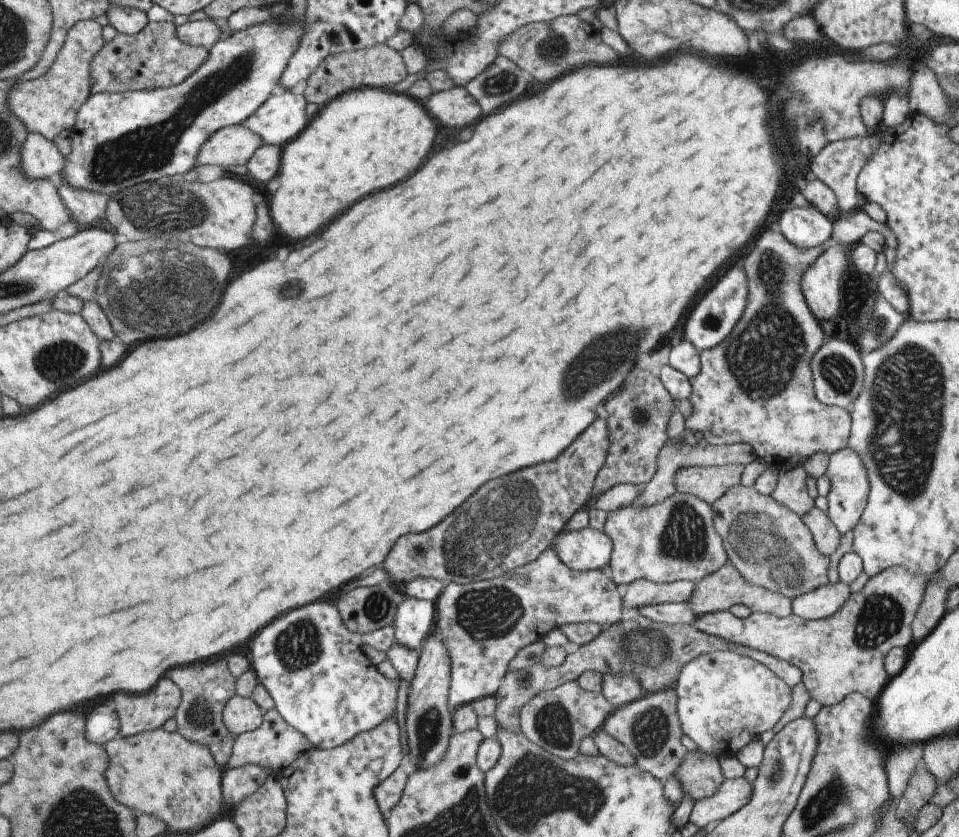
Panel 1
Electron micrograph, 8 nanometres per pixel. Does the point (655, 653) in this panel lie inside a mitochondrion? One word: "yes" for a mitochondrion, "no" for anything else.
yes

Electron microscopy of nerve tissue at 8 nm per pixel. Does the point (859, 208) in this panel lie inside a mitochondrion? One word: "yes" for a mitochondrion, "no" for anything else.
no

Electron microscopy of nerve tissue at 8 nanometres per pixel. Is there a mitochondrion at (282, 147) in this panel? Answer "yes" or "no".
no

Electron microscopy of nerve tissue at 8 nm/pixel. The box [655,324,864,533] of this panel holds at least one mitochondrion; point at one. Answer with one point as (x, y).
(837, 371)

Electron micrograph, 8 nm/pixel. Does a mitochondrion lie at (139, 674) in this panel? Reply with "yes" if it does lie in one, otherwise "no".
no

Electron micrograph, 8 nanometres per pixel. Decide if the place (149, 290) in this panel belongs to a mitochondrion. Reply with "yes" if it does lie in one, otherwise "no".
yes

